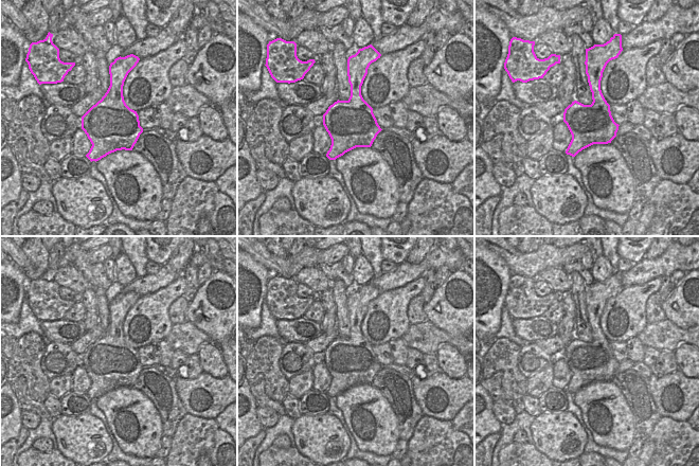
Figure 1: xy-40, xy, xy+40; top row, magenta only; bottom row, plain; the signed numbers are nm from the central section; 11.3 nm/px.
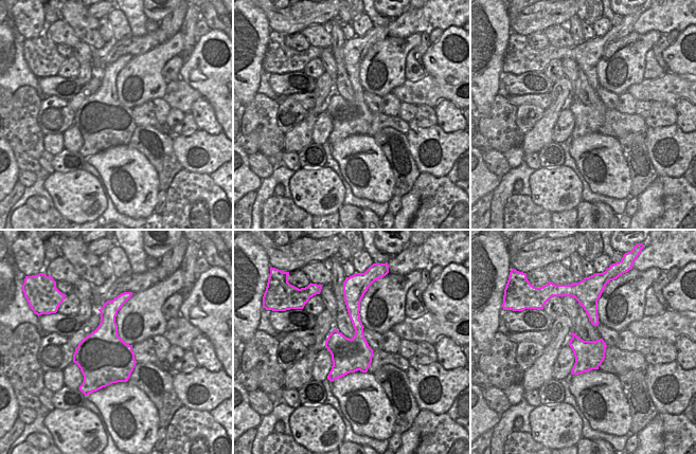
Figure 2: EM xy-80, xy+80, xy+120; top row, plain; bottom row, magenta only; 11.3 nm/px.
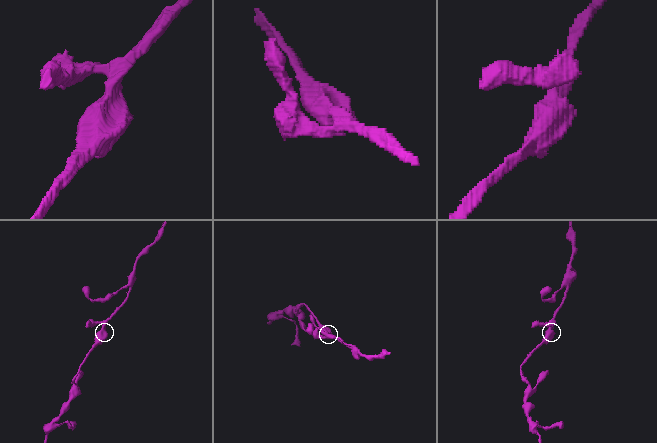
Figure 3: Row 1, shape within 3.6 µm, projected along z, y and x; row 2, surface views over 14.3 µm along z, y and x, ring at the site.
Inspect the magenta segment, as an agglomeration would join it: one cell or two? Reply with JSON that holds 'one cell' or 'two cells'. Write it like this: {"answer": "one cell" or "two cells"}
{"answer": "one cell"}

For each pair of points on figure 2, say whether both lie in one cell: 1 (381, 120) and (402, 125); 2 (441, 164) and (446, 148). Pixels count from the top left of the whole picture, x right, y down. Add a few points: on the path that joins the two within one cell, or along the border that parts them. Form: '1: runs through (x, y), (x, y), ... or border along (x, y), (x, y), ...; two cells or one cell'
1: runs through (387, 121), (396, 123); one cell
2: runs through (442, 160), (443, 152); one cell

